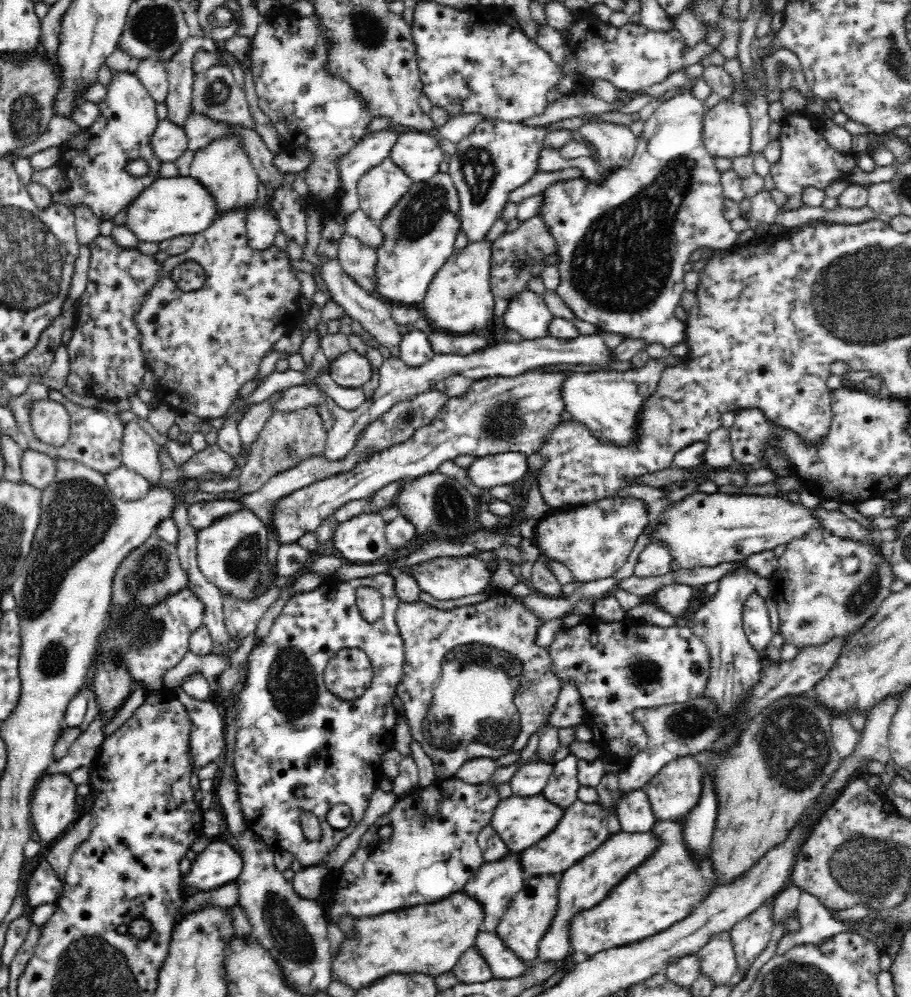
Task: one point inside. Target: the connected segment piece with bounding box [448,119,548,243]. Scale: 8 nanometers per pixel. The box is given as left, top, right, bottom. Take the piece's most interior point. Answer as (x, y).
(497, 157)

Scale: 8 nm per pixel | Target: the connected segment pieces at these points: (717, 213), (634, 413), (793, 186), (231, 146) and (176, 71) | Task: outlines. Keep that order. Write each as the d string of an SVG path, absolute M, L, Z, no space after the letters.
M689 87L671 92L668 100L662 102L656 111L645 120L643 131L637 137L636 152L628 166L610 170L603 182L589 181L583 176L552 183L542 192L543 204L538 212L549 228L552 229L552 235L554 235L558 245L559 263L557 270L561 276L561 283L556 293L574 312L575 316L582 321L595 325L599 331L622 334L628 339L642 339L647 345L658 343L664 347L664 350L667 350L667 354L671 348L686 340L686 323L675 315L675 310L680 305L680 295L686 290L683 279L686 272L684 272L683 266L688 262L690 254L699 248L706 247L728 249L734 245L736 238L738 238L738 234L734 232L730 222L722 214L725 196L720 184L720 171L714 164L714 157L708 152L704 144L703 120L705 112L703 101L696 98Z
M651 358L646 366L639 369L572 373L564 381L563 386L566 410L574 420L580 421L589 432L592 432L601 444L610 444L613 448L628 448L628 446L634 448L638 442L638 432L640 432L639 416L647 398L656 392L661 372L665 367L662 359Z
M805 112L792 113L781 125L779 141L781 144L781 157L771 164L771 178L774 186L784 193L784 204L780 212L788 212L802 208L802 190L808 186L824 189L834 180L846 179L847 175L856 168L856 158L853 151L844 153L835 150L823 136L824 121L817 115L807 115Z
M234 135L212 141L206 148L195 151L189 175L212 195L216 203L216 219L236 209L250 209L256 202L259 174Z
M189 36L180 50L174 54L168 63L164 64L169 78L169 92L166 98L167 119L171 120L178 126L184 126L186 114L190 110L191 97L193 92L193 84L195 72L193 71L193 60L196 51L206 51L216 55L218 65L240 66L238 60L228 52L226 47L222 48L222 52L218 50L218 46L224 43L210 39L206 36Z

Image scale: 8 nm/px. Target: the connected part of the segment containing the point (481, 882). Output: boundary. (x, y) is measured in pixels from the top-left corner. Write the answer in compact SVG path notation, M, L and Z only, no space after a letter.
M510 853L507 857L496 862L485 862L462 888L462 893L472 897L472 899L476 900L476 903L480 904L484 912L482 927L484 931L496 931L504 912L507 910L512 898L514 898L514 894L522 888L523 881L527 878L524 871L522 871L522 867L520 867L518 858L519 853Z

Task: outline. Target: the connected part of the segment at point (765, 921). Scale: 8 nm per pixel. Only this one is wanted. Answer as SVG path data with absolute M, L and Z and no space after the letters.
M771 901L737 923L730 931L736 965L747 975L752 962L760 956L771 941L773 914Z

